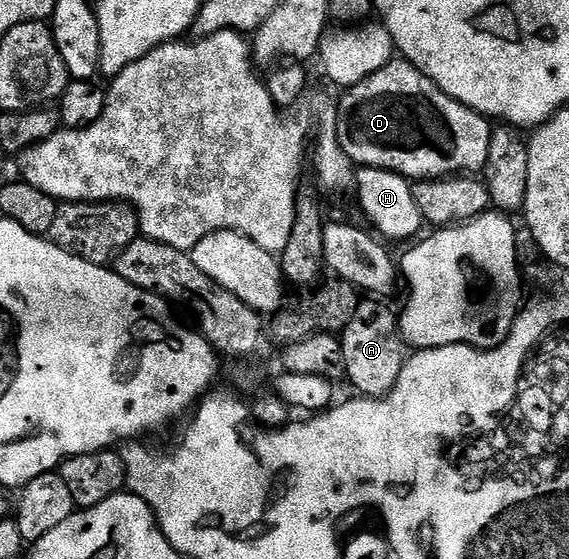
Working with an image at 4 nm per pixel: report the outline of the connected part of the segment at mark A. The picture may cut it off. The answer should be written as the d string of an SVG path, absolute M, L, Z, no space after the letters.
M380 299L361 300L360 306L354 311L350 323L344 332L339 334L342 347L342 359L346 363L344 372L347 384L352 384L357 389L360 397L387 397L388 392L398 383L398 375L402 375L402 367L406 360L406 342L402 336L397 310L392 310L391 304Z

